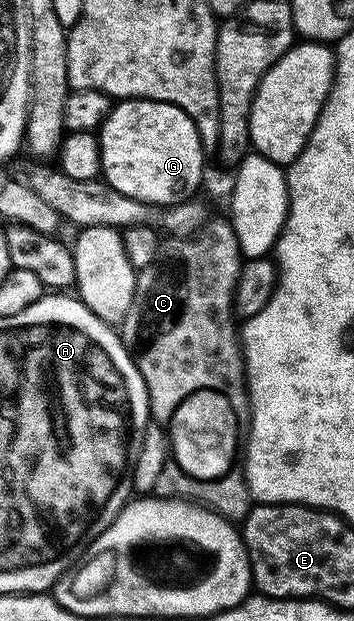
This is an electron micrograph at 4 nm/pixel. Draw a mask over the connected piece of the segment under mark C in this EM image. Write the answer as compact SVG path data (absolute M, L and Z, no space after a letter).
M228 220L211 225L196 239L177 239L185 241L177 241L166 249L164 246L159 260L138 276L133 302L125 320L119 325L119 336L124 341L127 352L133 356L133 362L147 387L149 412L152 420L157 423L166 421L177 401L185 401L185 397L203 389L207 391L207 403L213 401L209 399L209 393L211 397L215 393L225 401L225 405L229 405L229 409L237 413L251 413L243 342L239 336L233 306L243 254Z

